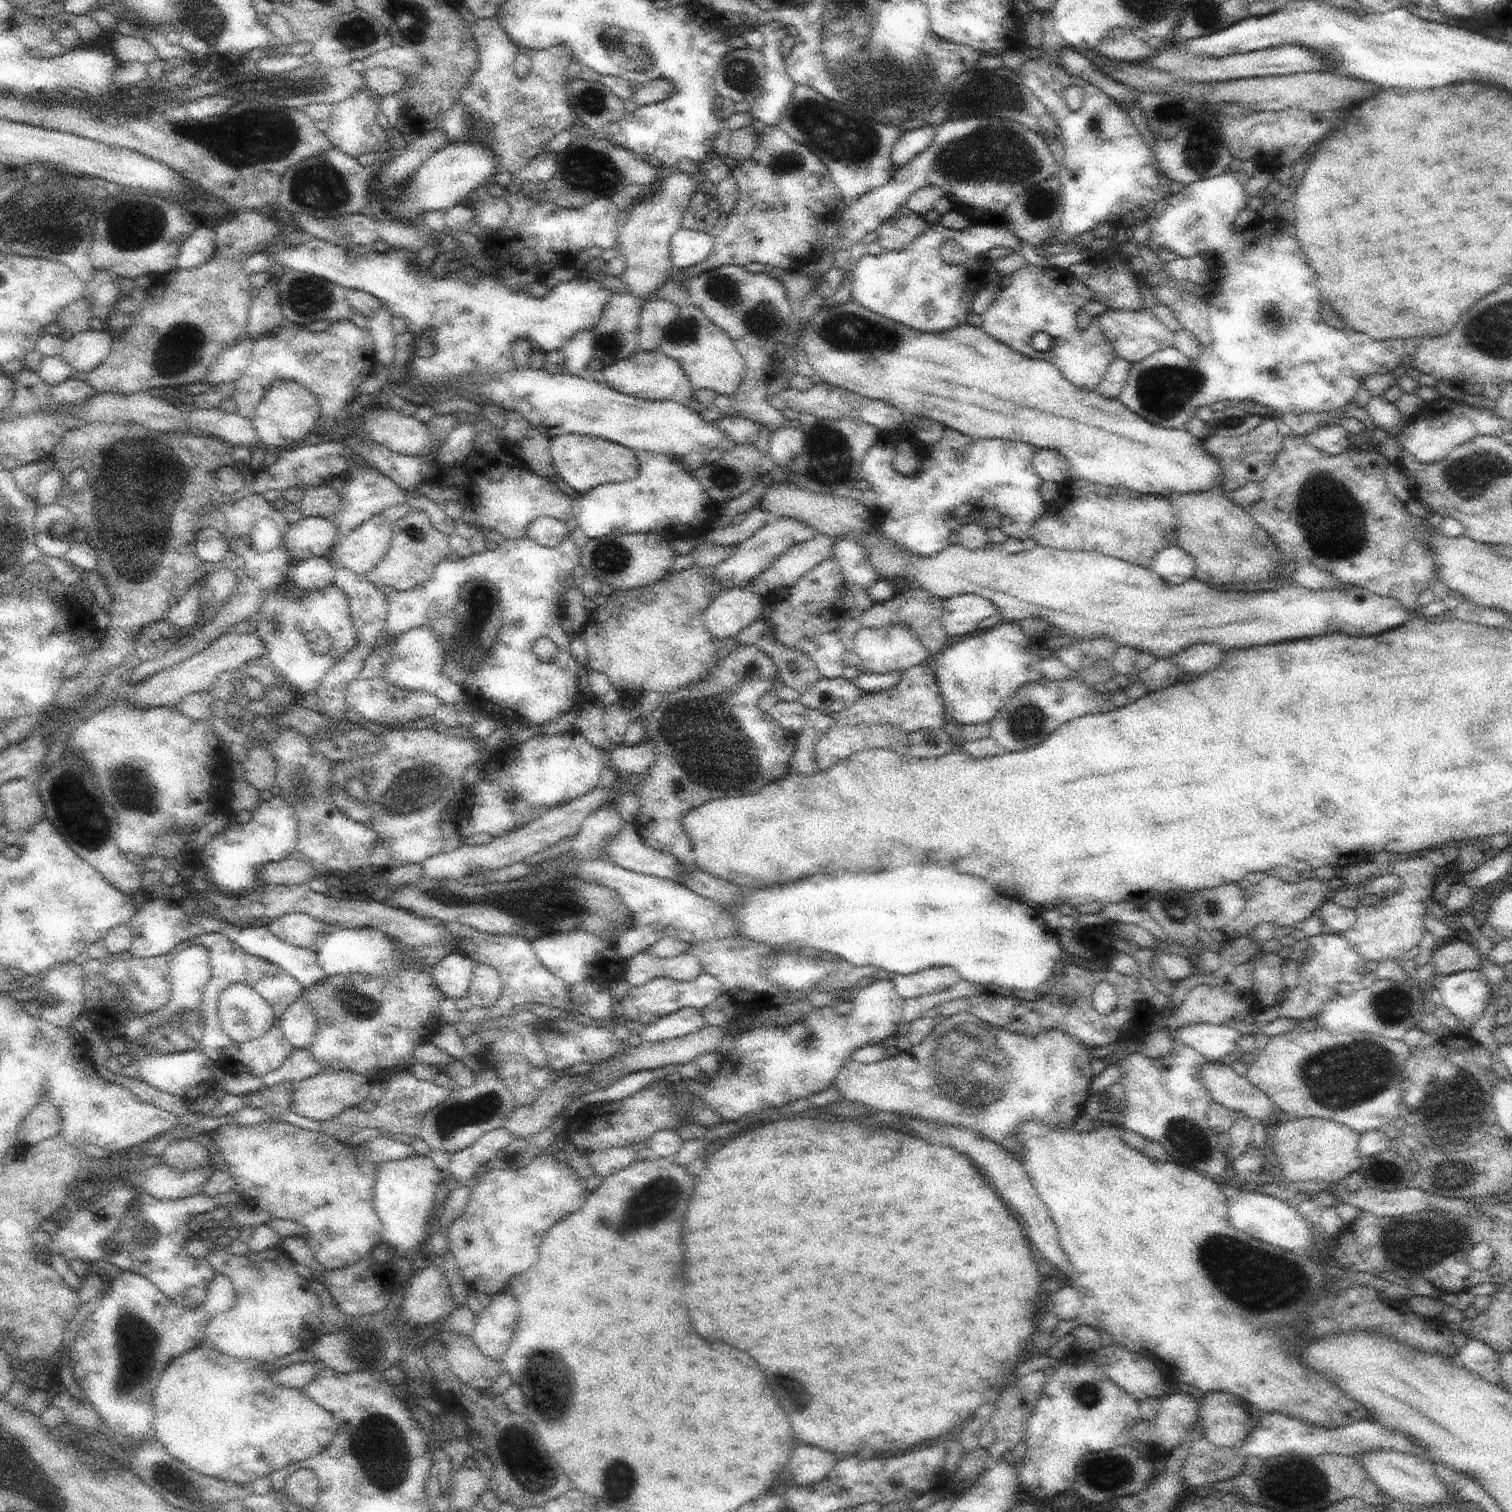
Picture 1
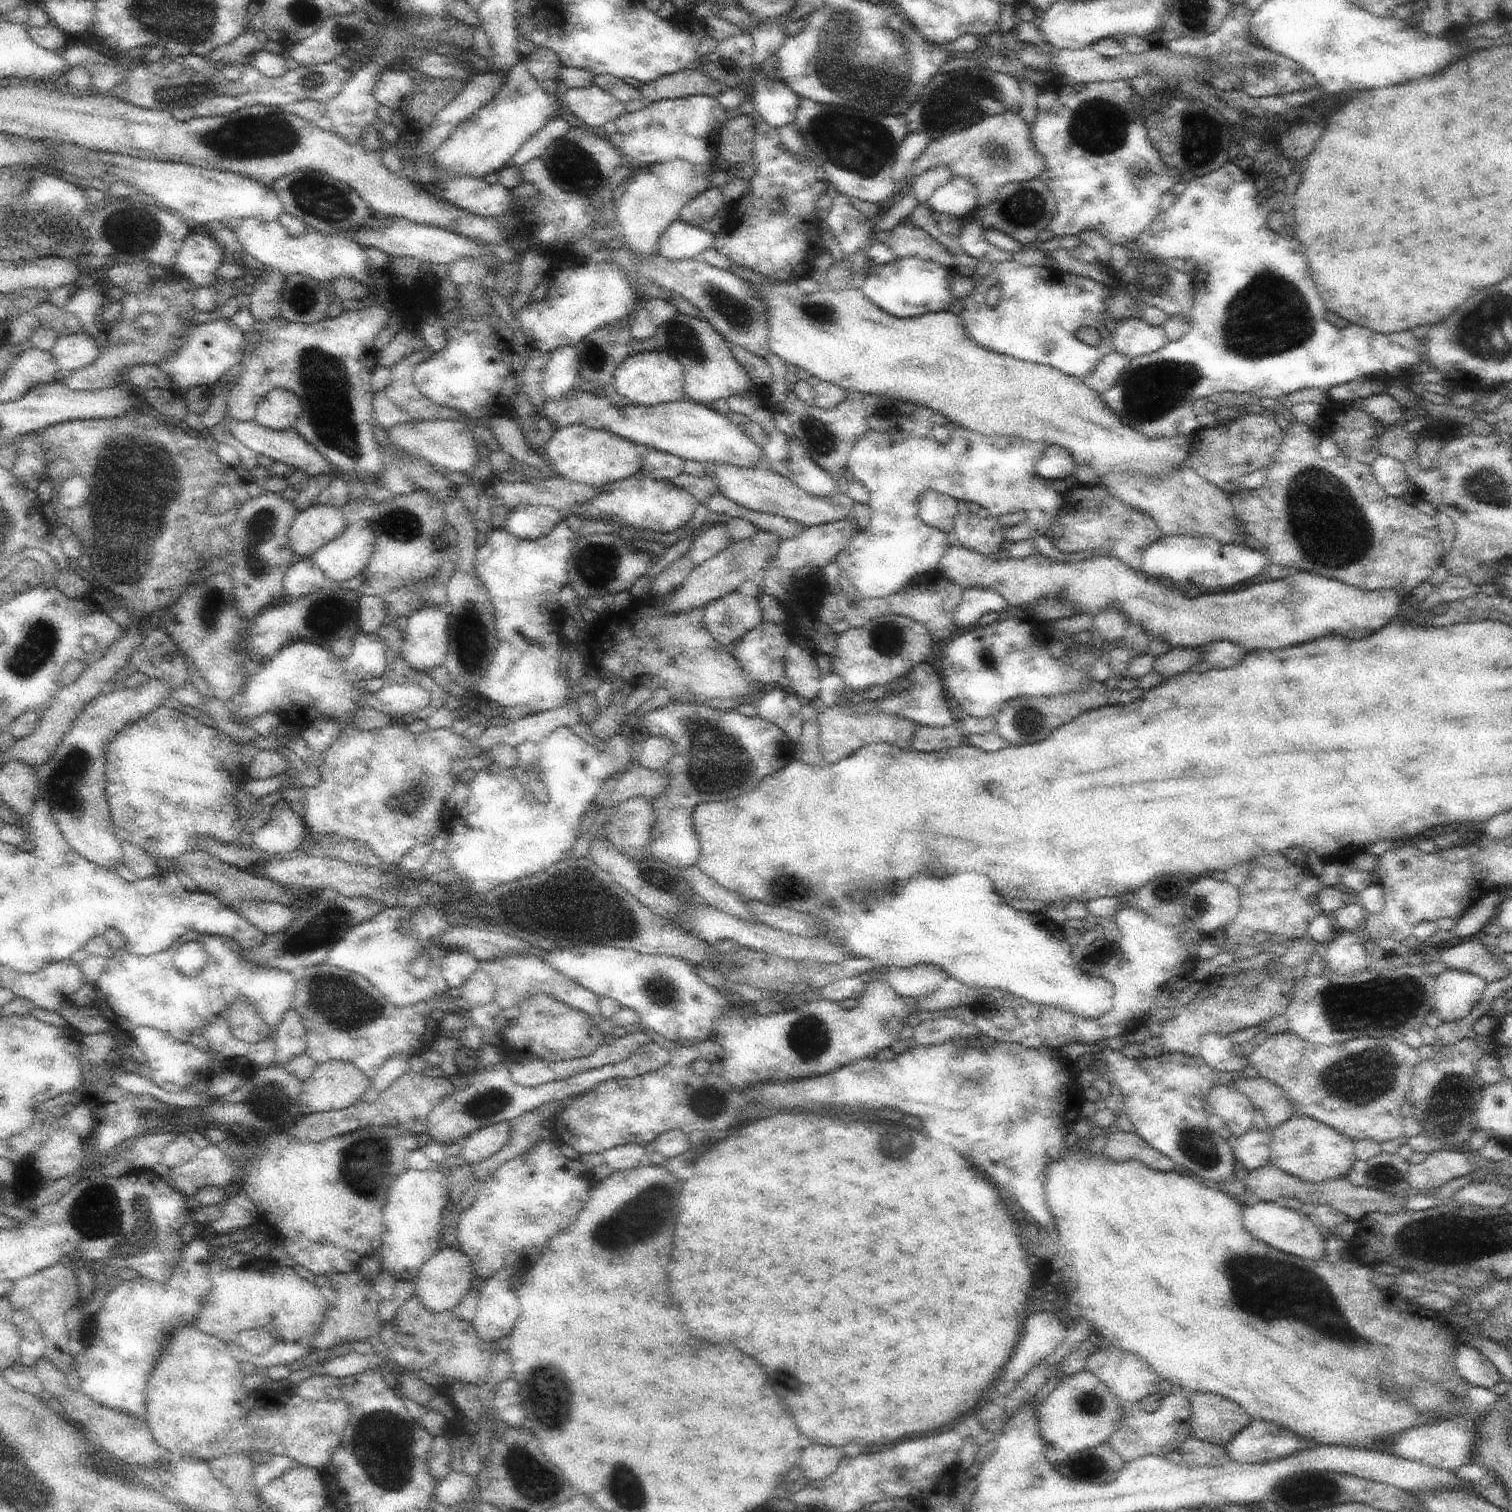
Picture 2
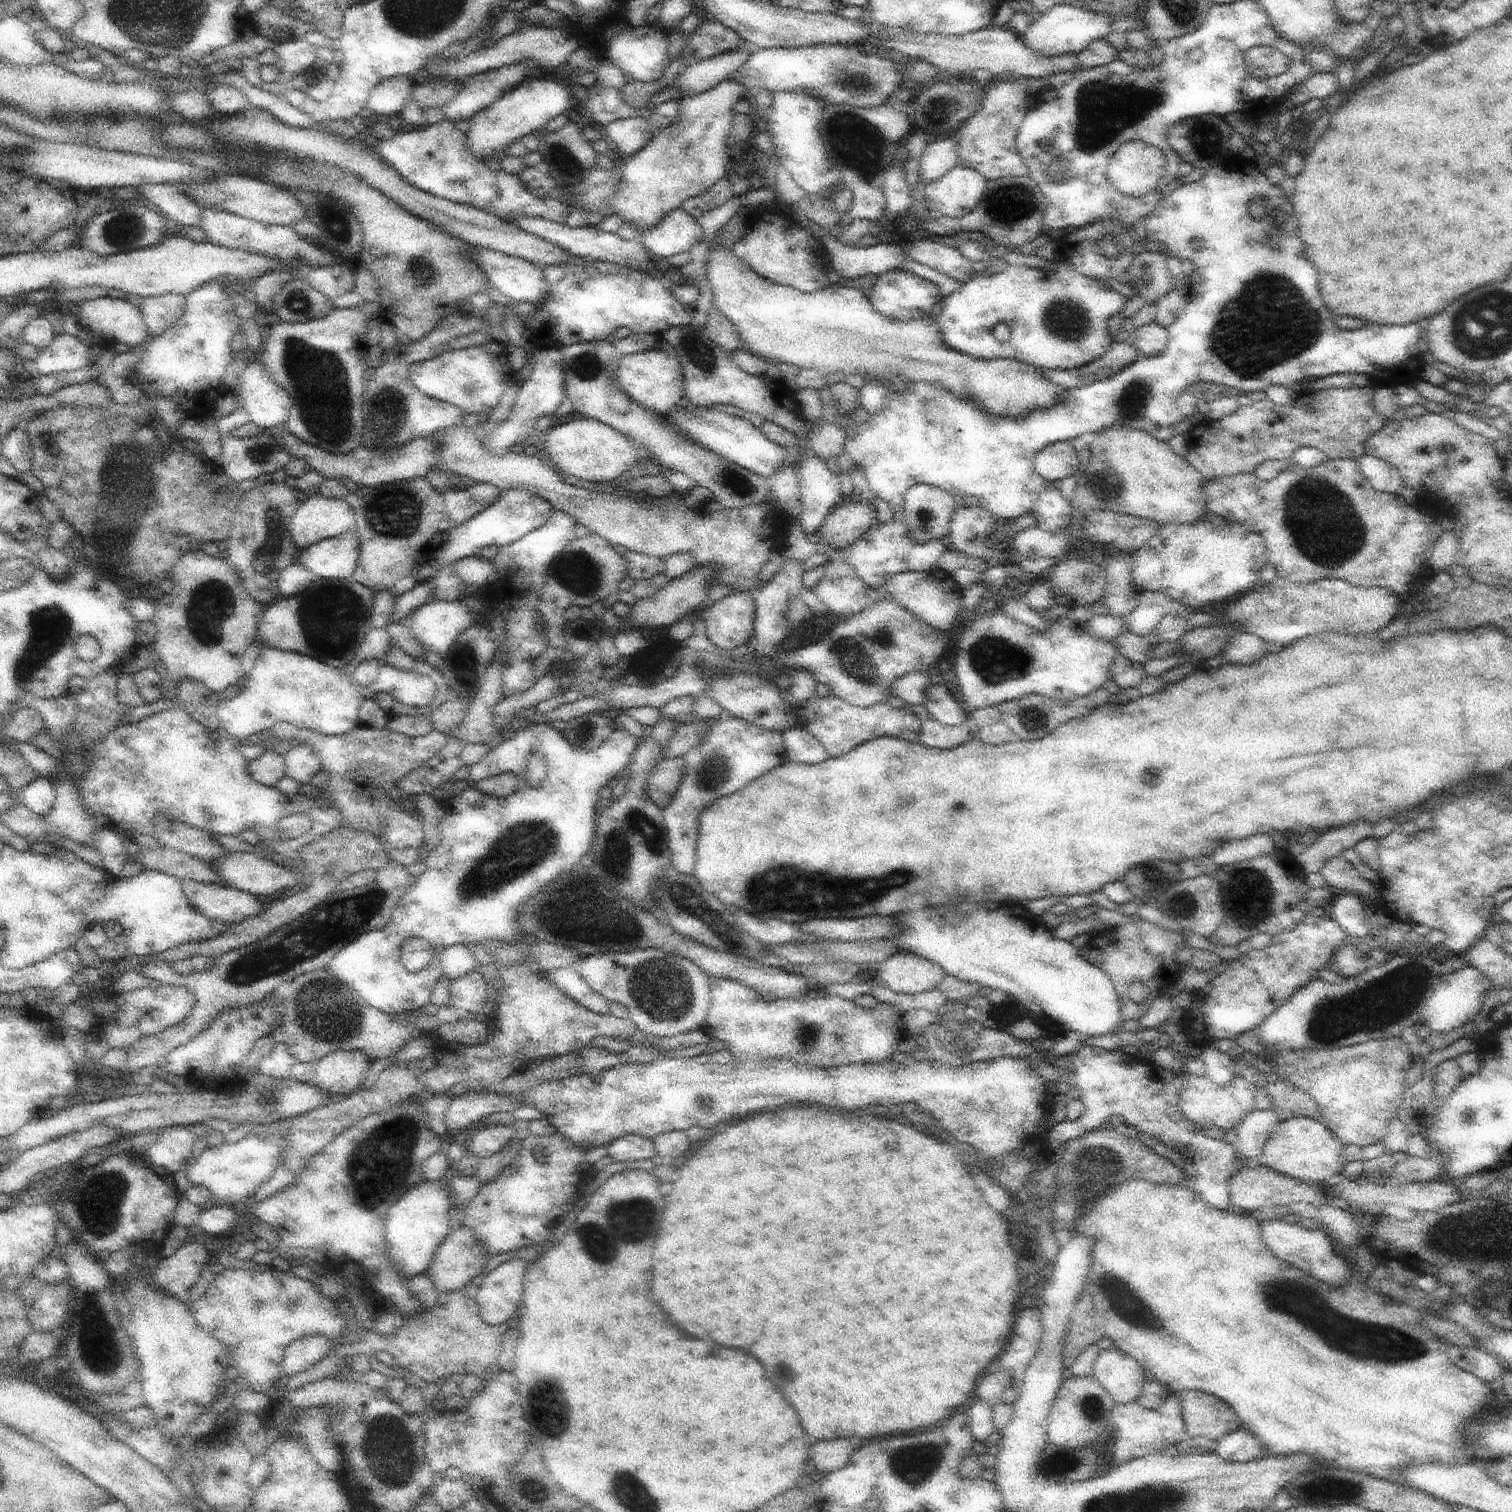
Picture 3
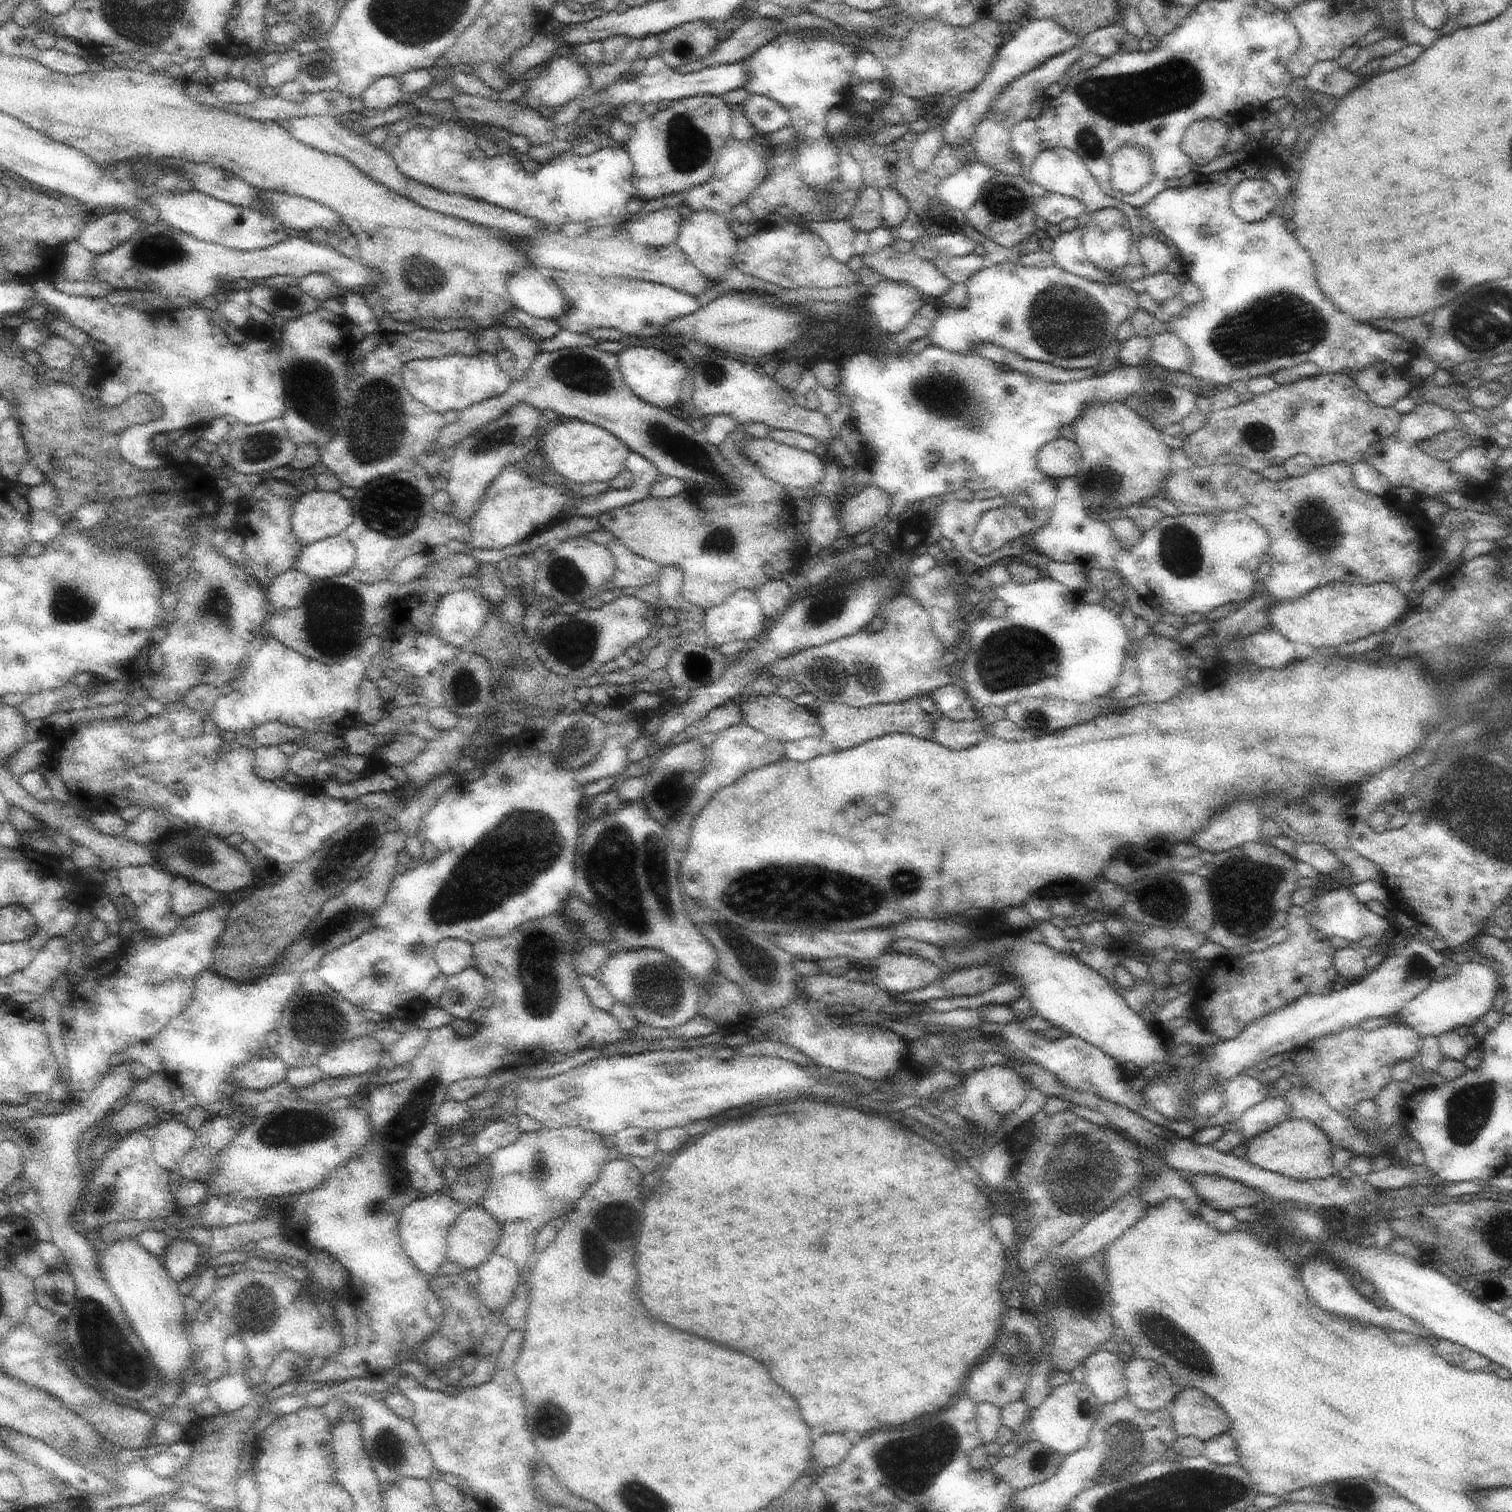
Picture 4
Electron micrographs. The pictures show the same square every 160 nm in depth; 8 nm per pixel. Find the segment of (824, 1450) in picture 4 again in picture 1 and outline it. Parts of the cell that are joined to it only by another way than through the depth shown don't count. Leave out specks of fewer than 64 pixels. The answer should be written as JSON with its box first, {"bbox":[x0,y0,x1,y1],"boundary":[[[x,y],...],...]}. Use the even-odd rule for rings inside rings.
{"bbox":[786,1446,836,1487],"boundary":[[[798,1446],[786,1468],[786,1478],[793,1484],[807,1487],[828,1476],[836,1466],[836,1456],[816,1446]]]}

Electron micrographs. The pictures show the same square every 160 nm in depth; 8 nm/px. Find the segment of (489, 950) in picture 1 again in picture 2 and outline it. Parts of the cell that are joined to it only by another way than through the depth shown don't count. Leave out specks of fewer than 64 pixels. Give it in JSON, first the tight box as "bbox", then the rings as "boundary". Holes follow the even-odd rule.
{"bbox":[480,954,603,1023],"boundary":[[[530,954],[530,956],[506,956],[506,958],[498,958],[498,960],[486,960],[481,964],[480,969],[488,972],[488,976],[492,978],[492,982],[496,986],[494,1000],[499,1010],[518,1007],[518,1004],[526,996],[532,996],[536,992],[544,992],[544,994],[568,1004],[575,1010],[586,1012],[592,1020],[596,1020],[596,1023],[603,1018],[602,1014],[600,1014],[600,1006],[598,1006],[598,996],[592,990],[587,990],[578,982],[562,974],[560,970],[552,968],[540,956],[532,956]]]}

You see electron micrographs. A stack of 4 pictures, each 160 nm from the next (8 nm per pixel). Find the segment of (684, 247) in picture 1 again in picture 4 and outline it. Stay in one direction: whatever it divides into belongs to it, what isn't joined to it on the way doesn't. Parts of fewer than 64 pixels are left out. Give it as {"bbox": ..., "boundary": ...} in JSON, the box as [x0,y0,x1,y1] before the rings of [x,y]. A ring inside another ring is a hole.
{"bbox":[626,207,684,247],"boundary":[[[664,207],[626,223],[626,228],[634,242],[651,247],[665,247],[678,242],[684,221],[677,207]]]}

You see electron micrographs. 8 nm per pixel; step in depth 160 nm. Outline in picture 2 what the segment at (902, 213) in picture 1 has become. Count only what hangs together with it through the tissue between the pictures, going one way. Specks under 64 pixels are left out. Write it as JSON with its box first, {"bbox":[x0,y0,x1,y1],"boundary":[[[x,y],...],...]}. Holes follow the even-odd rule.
{"bbox":[881,221,958,270],"boundary":[[[902,221],[896,230],[881,237],[891,252],[898,258],[924,258],[944,264],[944,268],[955,270],[958,262],[955,253],[937,242],[930,234],[914,222]]]}

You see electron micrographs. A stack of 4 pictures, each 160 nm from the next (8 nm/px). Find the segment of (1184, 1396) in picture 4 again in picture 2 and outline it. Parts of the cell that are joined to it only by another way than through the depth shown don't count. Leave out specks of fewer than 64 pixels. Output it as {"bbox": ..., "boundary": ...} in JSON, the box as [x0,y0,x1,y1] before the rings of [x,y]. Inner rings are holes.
{"bbox":[1191,1392,1252,1447],"boundary":[[[1191,1392],[1191,1434],[1205,1442],[1228,1447],[1252,1421],[1232,1400],[1217,1393]]]}

